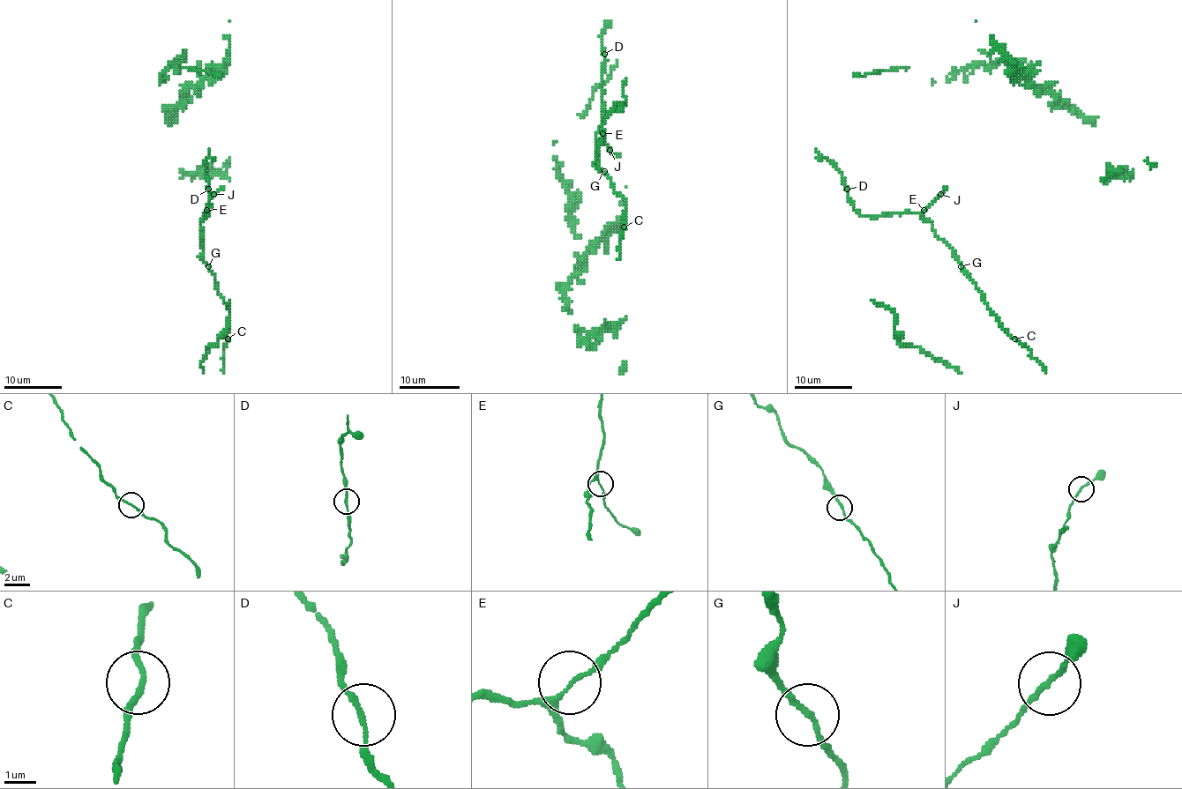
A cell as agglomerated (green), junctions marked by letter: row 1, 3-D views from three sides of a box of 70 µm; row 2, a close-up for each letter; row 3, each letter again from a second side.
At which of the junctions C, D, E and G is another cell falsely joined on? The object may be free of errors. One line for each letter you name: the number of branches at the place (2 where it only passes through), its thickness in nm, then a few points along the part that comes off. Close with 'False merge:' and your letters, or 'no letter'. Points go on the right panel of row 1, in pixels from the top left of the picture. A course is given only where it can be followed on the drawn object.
False merge: no letter

